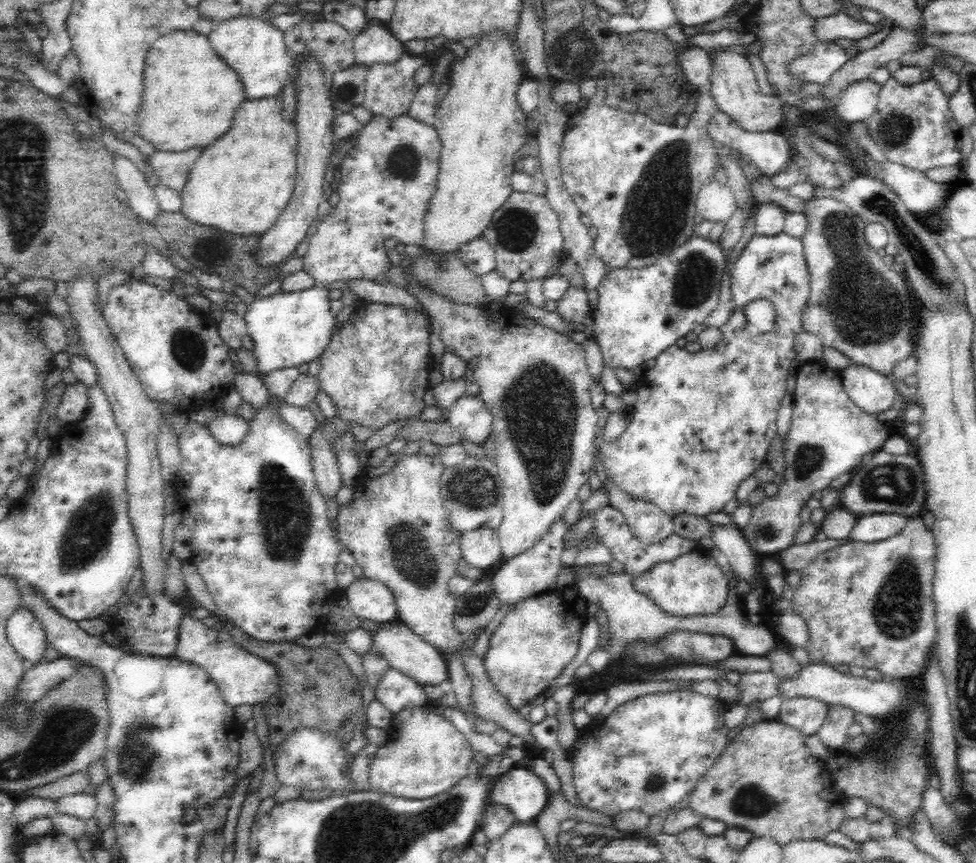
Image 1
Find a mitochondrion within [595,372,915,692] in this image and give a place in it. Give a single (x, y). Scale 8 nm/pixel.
(808, 458)

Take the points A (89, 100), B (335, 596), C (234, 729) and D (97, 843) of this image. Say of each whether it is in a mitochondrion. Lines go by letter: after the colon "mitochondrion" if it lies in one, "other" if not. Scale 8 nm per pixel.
A: other
B: other
C: other
D: other

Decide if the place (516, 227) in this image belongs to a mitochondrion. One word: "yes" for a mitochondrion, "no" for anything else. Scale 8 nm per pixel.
yes

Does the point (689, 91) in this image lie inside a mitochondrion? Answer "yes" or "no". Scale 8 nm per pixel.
no

